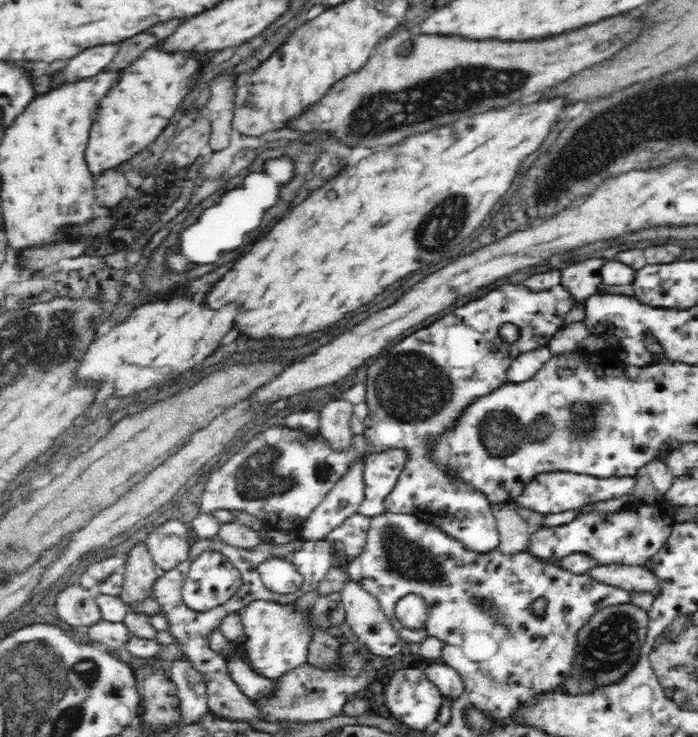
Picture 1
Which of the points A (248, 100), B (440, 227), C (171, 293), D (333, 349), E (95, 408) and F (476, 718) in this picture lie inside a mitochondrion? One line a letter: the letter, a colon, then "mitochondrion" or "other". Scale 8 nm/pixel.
A: mitochondrion
B: mitochondrion
C: other
D: other
E: other
F: mitochondrion

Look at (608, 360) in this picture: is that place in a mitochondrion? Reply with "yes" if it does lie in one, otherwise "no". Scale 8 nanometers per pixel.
no

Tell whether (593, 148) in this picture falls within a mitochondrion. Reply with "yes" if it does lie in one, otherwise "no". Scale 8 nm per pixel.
yes

